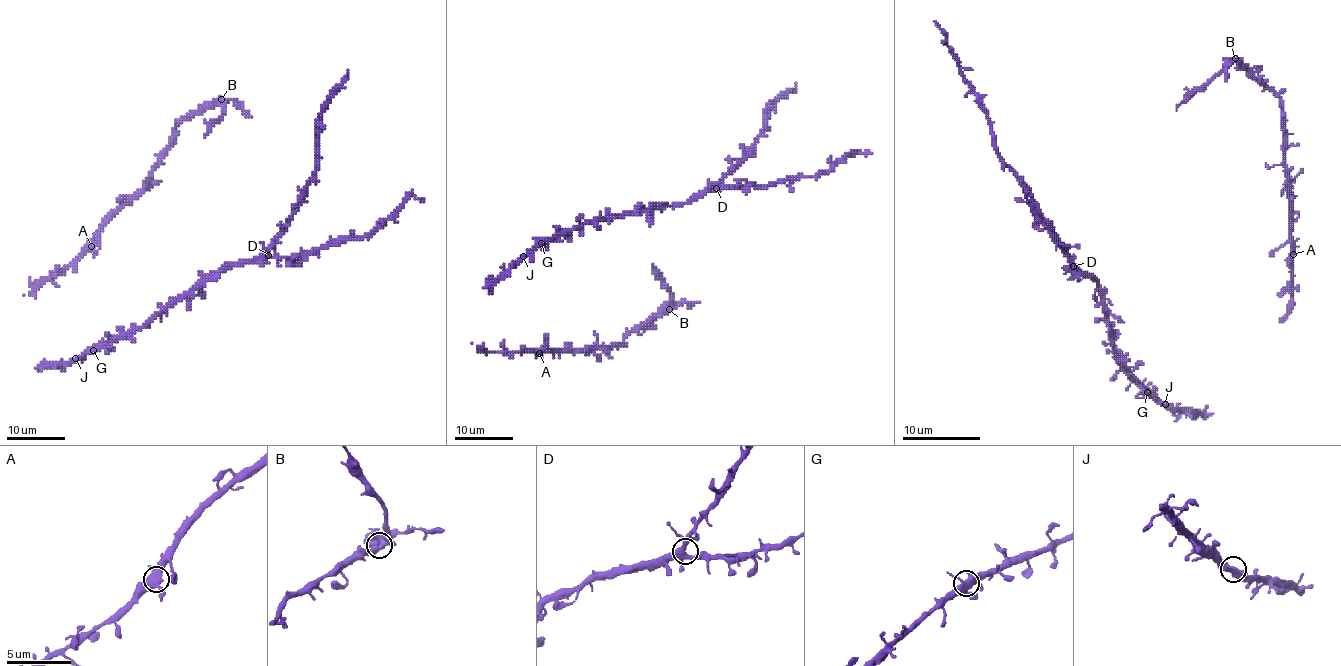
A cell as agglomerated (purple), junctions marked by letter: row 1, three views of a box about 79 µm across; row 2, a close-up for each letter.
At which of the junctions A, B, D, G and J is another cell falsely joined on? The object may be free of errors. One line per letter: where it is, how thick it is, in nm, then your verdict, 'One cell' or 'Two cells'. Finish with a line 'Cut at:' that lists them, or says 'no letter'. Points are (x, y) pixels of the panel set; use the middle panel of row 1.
A: Place: (539, 353). Thickness 500 nm. One cell
B: Place: (669, 309). Thickness 550 nm. Two cells
D: Place: (716, 188). Thickness 400 nm. One cell
G: Place: (541, 243). Thickness 480 nm. One cell
J: Place: (523, 256). Thickness 400 nm. One cell
Cut at: B

